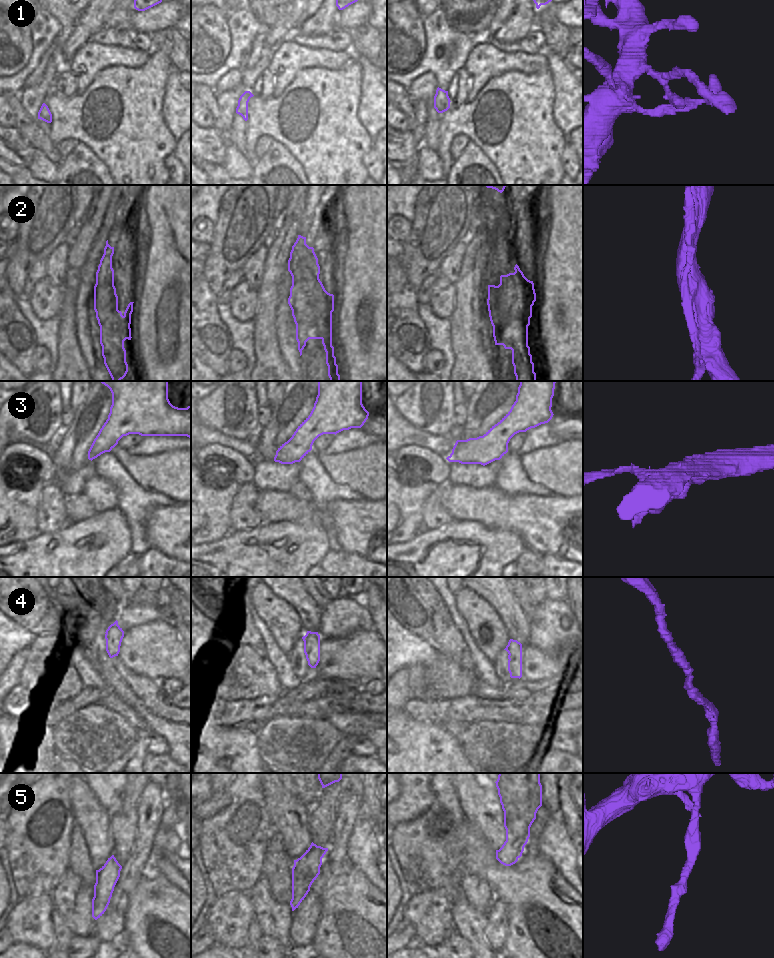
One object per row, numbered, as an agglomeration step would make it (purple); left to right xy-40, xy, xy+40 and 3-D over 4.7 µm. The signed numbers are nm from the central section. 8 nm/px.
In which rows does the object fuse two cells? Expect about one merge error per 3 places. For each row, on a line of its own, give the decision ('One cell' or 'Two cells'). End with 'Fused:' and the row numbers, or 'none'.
1: One cell
2: Two cells
3: One cell
4: One cell
5: Two cells
Fused: 2, 5.

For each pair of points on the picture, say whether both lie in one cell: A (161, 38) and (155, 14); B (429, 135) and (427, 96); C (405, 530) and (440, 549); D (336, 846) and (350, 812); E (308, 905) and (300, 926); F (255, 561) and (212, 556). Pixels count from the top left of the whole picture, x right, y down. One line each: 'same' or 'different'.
A: different
B: same
C: different
D: same
E: same
F: same

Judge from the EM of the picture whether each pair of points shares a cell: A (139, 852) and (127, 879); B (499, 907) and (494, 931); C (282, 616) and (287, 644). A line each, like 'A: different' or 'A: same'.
A: same
B: same
C: same

